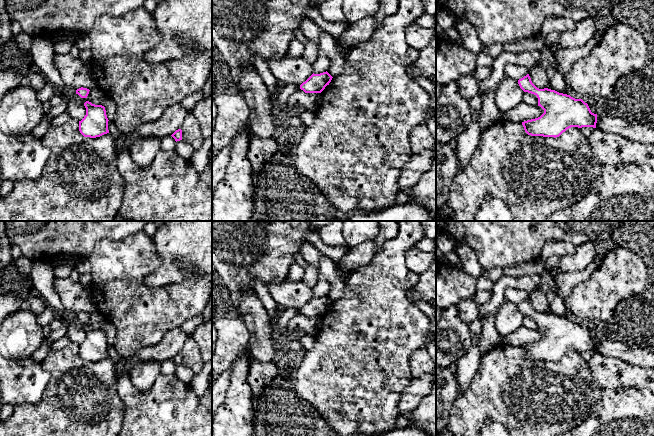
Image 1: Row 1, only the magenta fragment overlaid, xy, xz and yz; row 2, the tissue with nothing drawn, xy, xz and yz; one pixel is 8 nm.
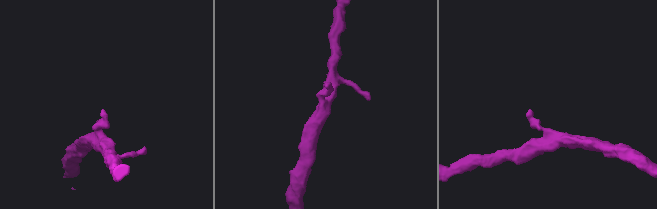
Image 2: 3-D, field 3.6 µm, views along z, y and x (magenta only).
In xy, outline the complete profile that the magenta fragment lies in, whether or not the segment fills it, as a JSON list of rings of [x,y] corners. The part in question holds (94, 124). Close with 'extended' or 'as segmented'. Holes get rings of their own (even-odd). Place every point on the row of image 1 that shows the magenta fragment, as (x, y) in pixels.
[[[89,101],[84,103],[86,115],[79,121],[79,131],[84,137],[96,138],[109,133],[105,107]]]; as segmented

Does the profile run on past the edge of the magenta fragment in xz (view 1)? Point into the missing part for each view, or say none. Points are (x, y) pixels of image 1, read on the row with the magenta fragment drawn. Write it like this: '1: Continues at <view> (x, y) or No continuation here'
1: No continuation here

